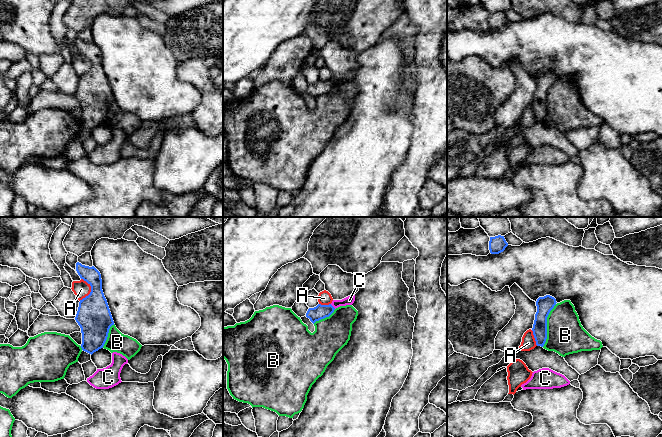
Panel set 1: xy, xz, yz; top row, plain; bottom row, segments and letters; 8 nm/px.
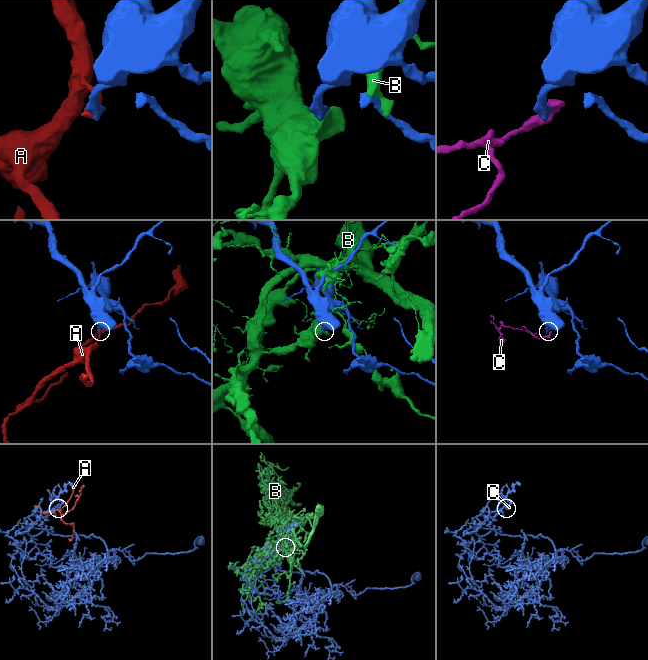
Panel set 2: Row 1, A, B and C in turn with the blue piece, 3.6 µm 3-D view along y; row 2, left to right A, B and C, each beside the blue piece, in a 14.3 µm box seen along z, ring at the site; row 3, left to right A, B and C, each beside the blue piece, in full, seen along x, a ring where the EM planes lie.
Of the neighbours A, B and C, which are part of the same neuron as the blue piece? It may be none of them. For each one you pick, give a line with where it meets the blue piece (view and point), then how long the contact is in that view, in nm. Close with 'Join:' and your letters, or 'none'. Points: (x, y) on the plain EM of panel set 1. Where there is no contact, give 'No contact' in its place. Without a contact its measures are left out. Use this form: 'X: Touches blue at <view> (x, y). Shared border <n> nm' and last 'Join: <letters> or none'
Join: none

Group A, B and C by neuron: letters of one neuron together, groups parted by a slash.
A / B / C

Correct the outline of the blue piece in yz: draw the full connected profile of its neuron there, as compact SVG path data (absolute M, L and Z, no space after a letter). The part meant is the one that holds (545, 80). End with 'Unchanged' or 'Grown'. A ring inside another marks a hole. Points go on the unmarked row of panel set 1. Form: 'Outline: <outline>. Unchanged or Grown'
Outline: M550 71L539 73L536 77L537 88L533 100L533 111L537 122L543 123L547 115L547 93L556 81L556 75Z. Unchanged

